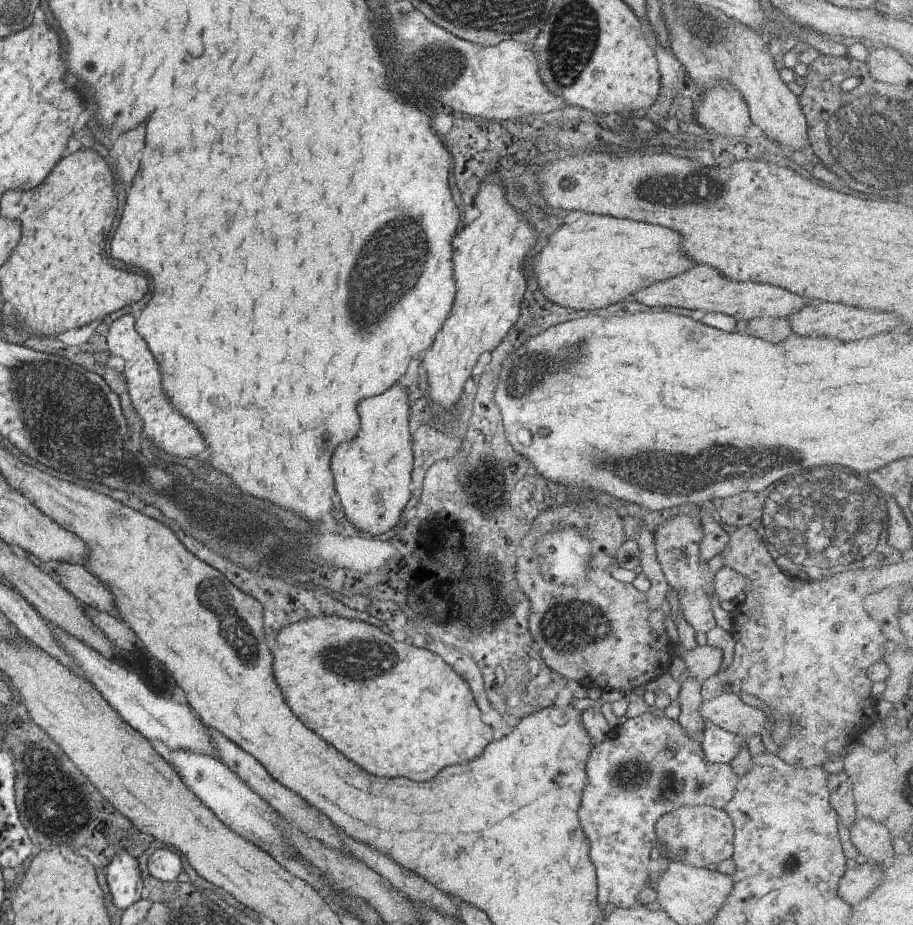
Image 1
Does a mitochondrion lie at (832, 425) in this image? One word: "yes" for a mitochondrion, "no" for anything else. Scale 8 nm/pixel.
no

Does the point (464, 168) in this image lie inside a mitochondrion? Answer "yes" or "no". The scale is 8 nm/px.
no

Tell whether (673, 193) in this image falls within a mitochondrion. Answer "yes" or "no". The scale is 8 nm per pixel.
yes

